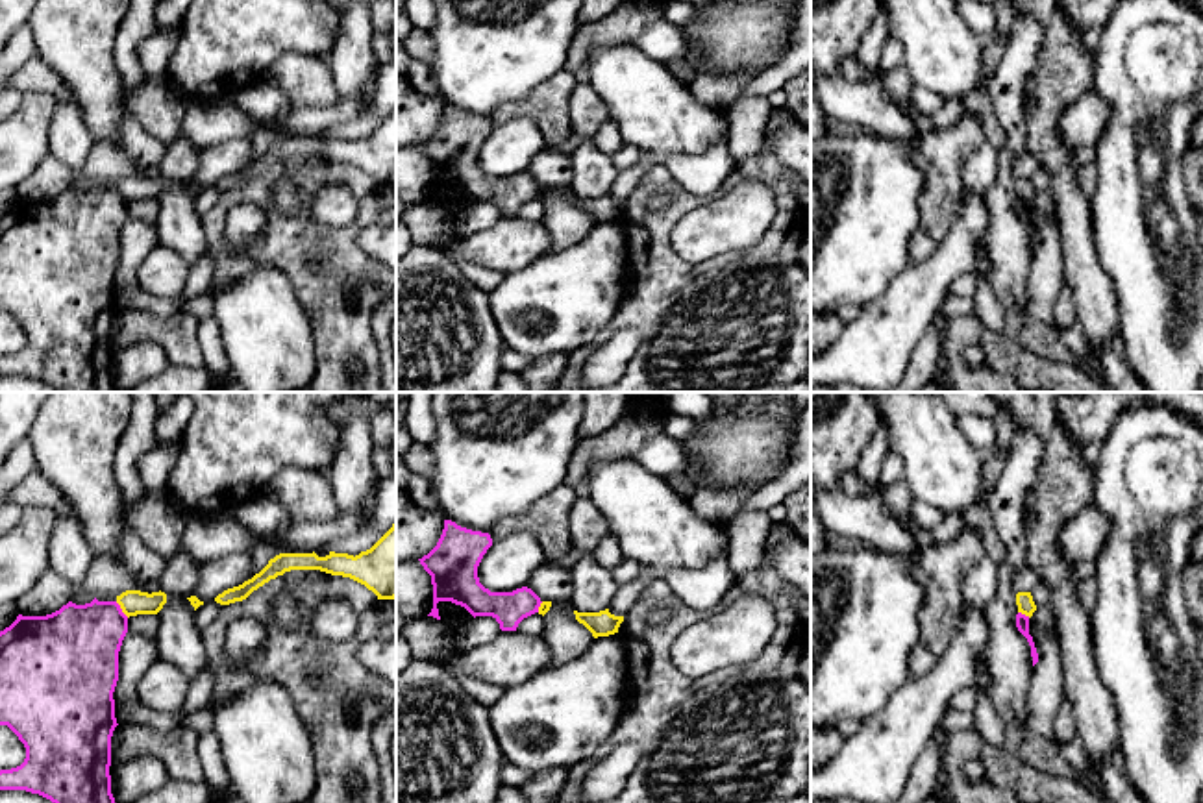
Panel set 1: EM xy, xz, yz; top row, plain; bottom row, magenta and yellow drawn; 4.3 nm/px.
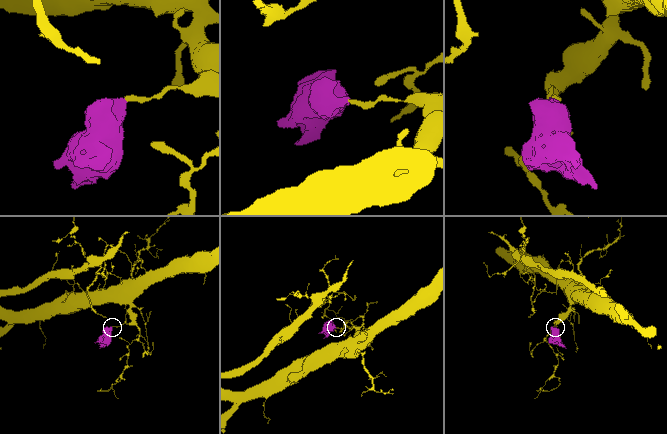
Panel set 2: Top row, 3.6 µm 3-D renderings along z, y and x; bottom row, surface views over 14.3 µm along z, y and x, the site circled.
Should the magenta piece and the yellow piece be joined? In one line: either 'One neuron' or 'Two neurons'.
Two neurons

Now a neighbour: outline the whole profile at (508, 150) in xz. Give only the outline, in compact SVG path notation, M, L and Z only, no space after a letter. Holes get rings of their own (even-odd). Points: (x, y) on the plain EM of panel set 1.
M516 117L492 126L477 152L477 163L490 178L513 178L527 172L531 159L544 148L539 126L527 117Z

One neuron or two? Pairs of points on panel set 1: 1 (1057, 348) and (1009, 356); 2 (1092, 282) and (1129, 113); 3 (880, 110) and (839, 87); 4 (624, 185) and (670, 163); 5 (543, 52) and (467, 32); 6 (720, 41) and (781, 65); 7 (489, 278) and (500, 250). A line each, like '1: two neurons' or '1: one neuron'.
1: two neurons
2: two neurons
3: one neuron
4: one neuron
5: one neuron
6: two neurons
7: two neurons

